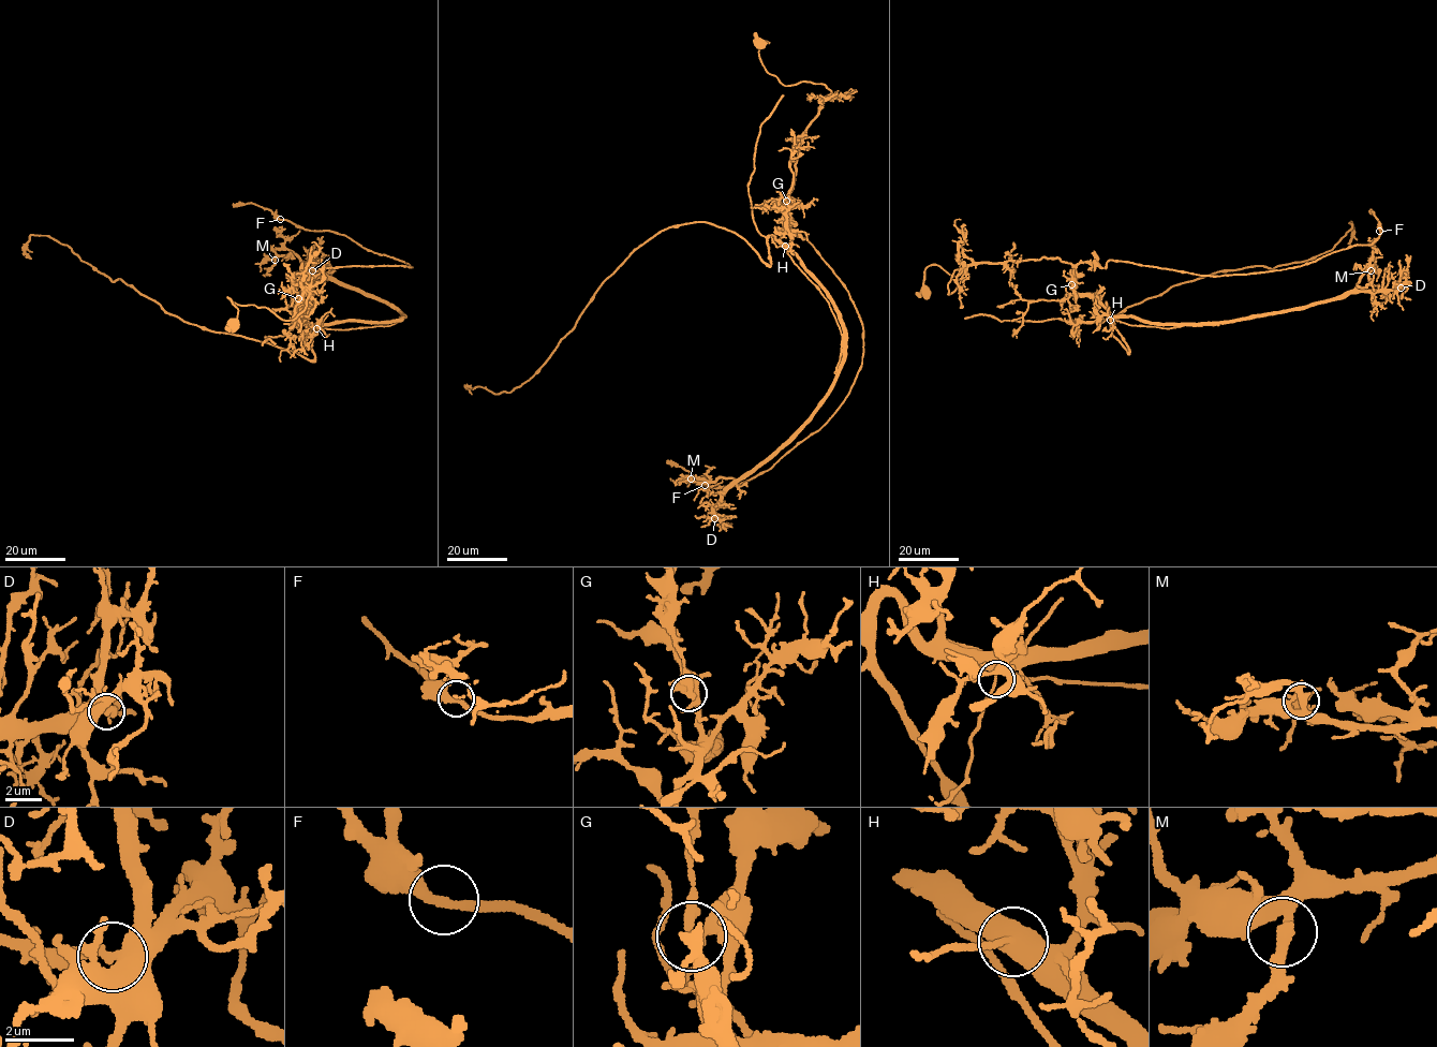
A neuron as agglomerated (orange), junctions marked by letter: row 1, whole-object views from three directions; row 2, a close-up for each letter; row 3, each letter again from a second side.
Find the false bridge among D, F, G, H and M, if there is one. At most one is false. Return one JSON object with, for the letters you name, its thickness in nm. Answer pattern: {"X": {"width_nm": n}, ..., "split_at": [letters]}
{"G": {"width_nm": 320}, "split_at": ["G"]}

